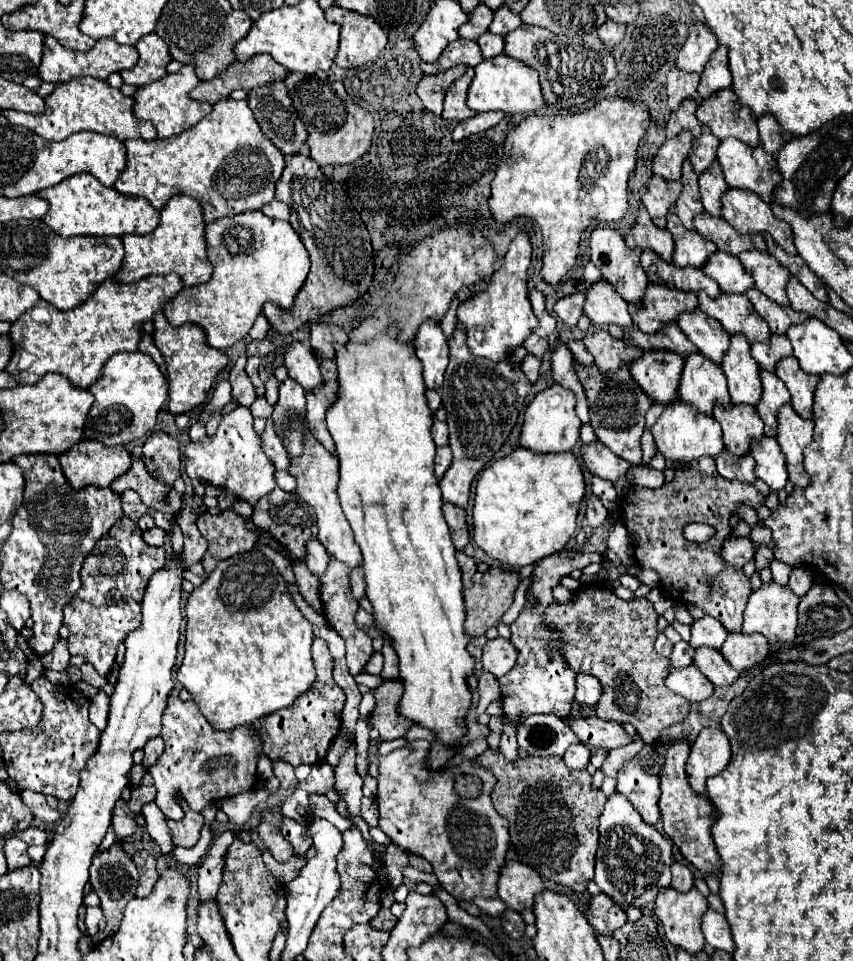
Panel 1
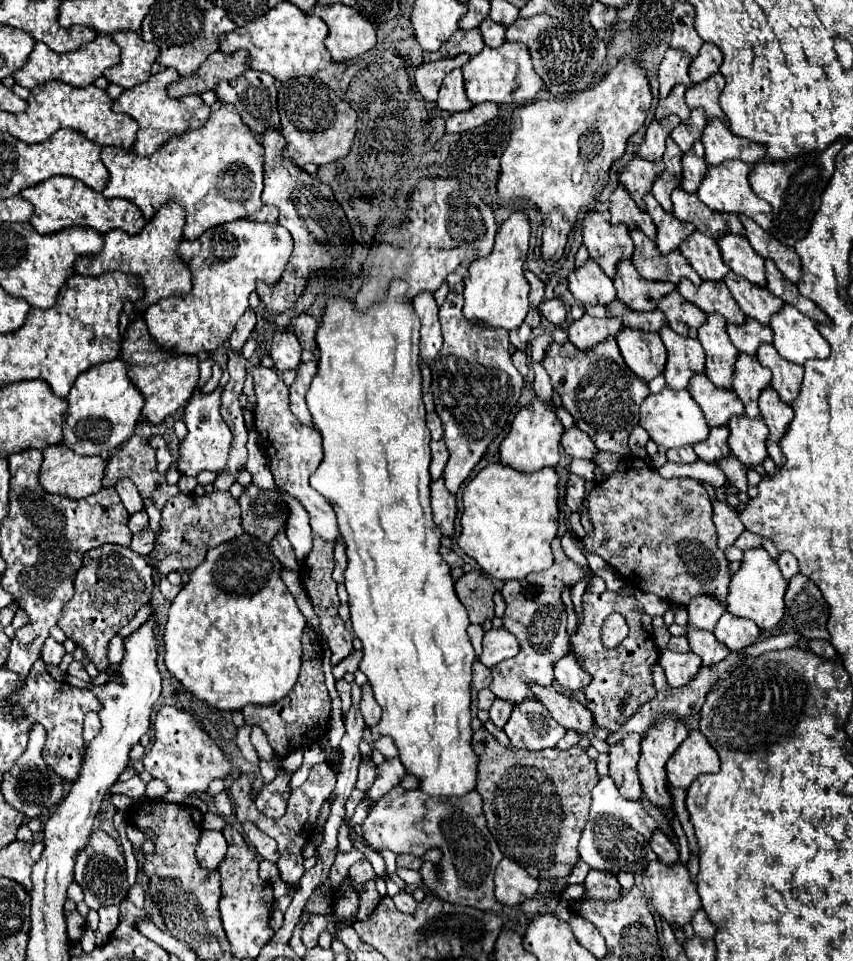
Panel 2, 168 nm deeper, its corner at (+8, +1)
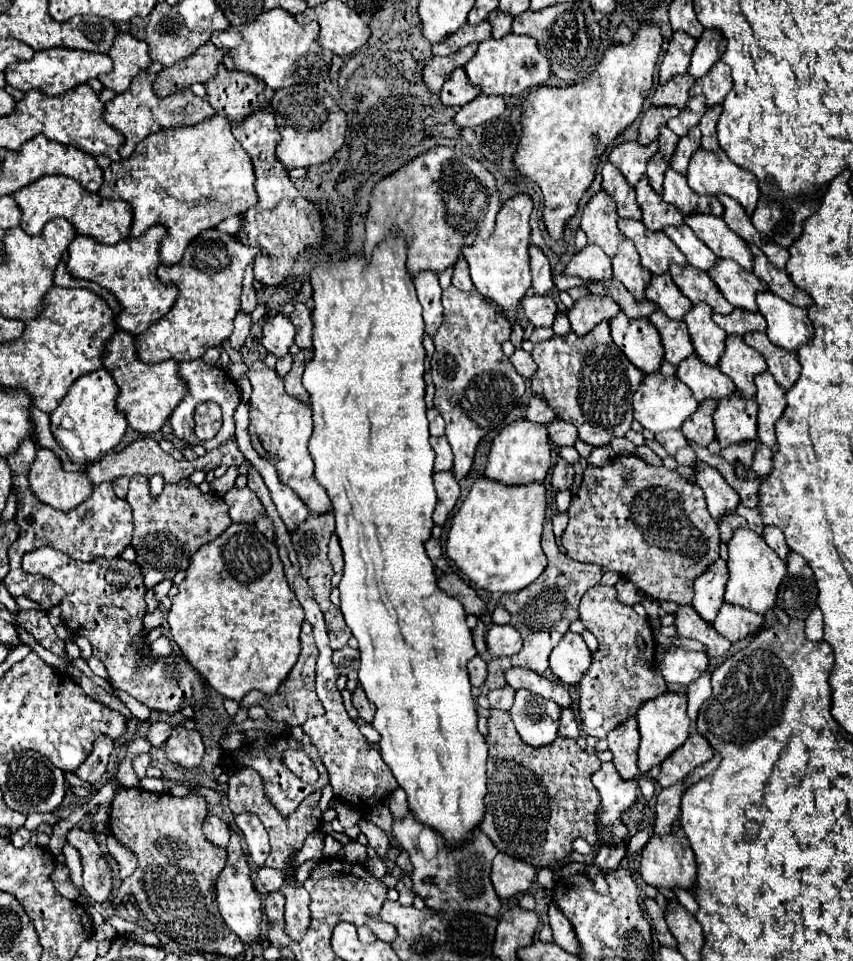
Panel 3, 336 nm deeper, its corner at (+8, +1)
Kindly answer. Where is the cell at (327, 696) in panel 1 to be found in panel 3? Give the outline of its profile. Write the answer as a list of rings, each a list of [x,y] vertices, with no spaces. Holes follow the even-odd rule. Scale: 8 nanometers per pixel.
[[[308,621],[302,623],[300,641],[302,641],[302,653],[298,657],[296,665],[292,667],[292,671],[288,675],[288,681],[284,681],[280,685],[278,693],[268,697],[268,695],[252,691],[252,693],[248,693],[248,697],[244,697],[244,701],[240,701],[240,707],[248,709],[252,705],[260,705],[260,707],[266,709],[266,713],[268,713],[268,717],[272,717],[272,721],[284,721],[288,727],[304,725],[304,721],[308,721],[310,717],[316,717],[316,715],[324,713],[324,707],[322,707],[322,703],[320,703],[320,699],[316,697],[316,691],[314,691],[314,669],[316,669],[318,649],[316,649],[316,643],[314,643],[312,625],[308,625]]]

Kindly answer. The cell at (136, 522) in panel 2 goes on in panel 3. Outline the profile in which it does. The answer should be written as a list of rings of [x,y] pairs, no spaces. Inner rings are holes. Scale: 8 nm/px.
[[[140,475],[130,479],[130,491],[126,497],[132,515],[134,515],[134,539],[132,547],[136,549],[136,563],[142,569],[144,585],[154,589],[160,581],[172,579],[178,569],[186,569],[190,557],[198,551],[200,545],[214,541],[232,525],[228,505],[222,497],[214,493],[202,493],[196,485],[182,481],[176,485],[164,485],[164,491],[152,499],[148,491],[148,481]]]

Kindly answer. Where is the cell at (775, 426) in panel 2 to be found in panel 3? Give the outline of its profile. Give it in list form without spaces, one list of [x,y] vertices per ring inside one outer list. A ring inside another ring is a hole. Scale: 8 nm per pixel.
[[[766,371],[754,379],[758,393],[756,393],[756,403],[758,403],[758,439],[762,445],[776,449],[776,435],[774,435],[774,425],[782,417],[786,409],[786,395],[774,381],[774,377]]]

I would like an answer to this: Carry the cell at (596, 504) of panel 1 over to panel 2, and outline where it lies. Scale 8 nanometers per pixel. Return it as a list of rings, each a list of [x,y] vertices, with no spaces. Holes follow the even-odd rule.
[[[570,473],[568,477],[568,483],[566,483],[566,505],[572,509],[572,511],[578,511],[580,505],[584,503],[584,497],[586,497],[586,491],[584,491],[584,479]]]

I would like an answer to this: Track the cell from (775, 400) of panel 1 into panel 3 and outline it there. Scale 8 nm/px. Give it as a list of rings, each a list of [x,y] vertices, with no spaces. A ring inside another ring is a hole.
[[[730,335],[726,339],[726,351],[720,357],[718,367],[734,381],[736,389],[744,399],[752,399],[756,395],[754,377],[766,371],[766,361],[760,353],[748,347],[742,337]]]

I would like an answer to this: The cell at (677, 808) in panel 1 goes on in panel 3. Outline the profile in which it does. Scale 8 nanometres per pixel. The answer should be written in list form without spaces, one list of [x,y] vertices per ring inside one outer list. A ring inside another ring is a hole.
[[[666,691],[650,701],[646,701],[636,715],[640,729],[640,749],[638,749],[638,769],[642,775],[648,775],[652,767],[658,767],[672,751],[676,751],[690,733],[690,717],[686,713],[686,693]]]

